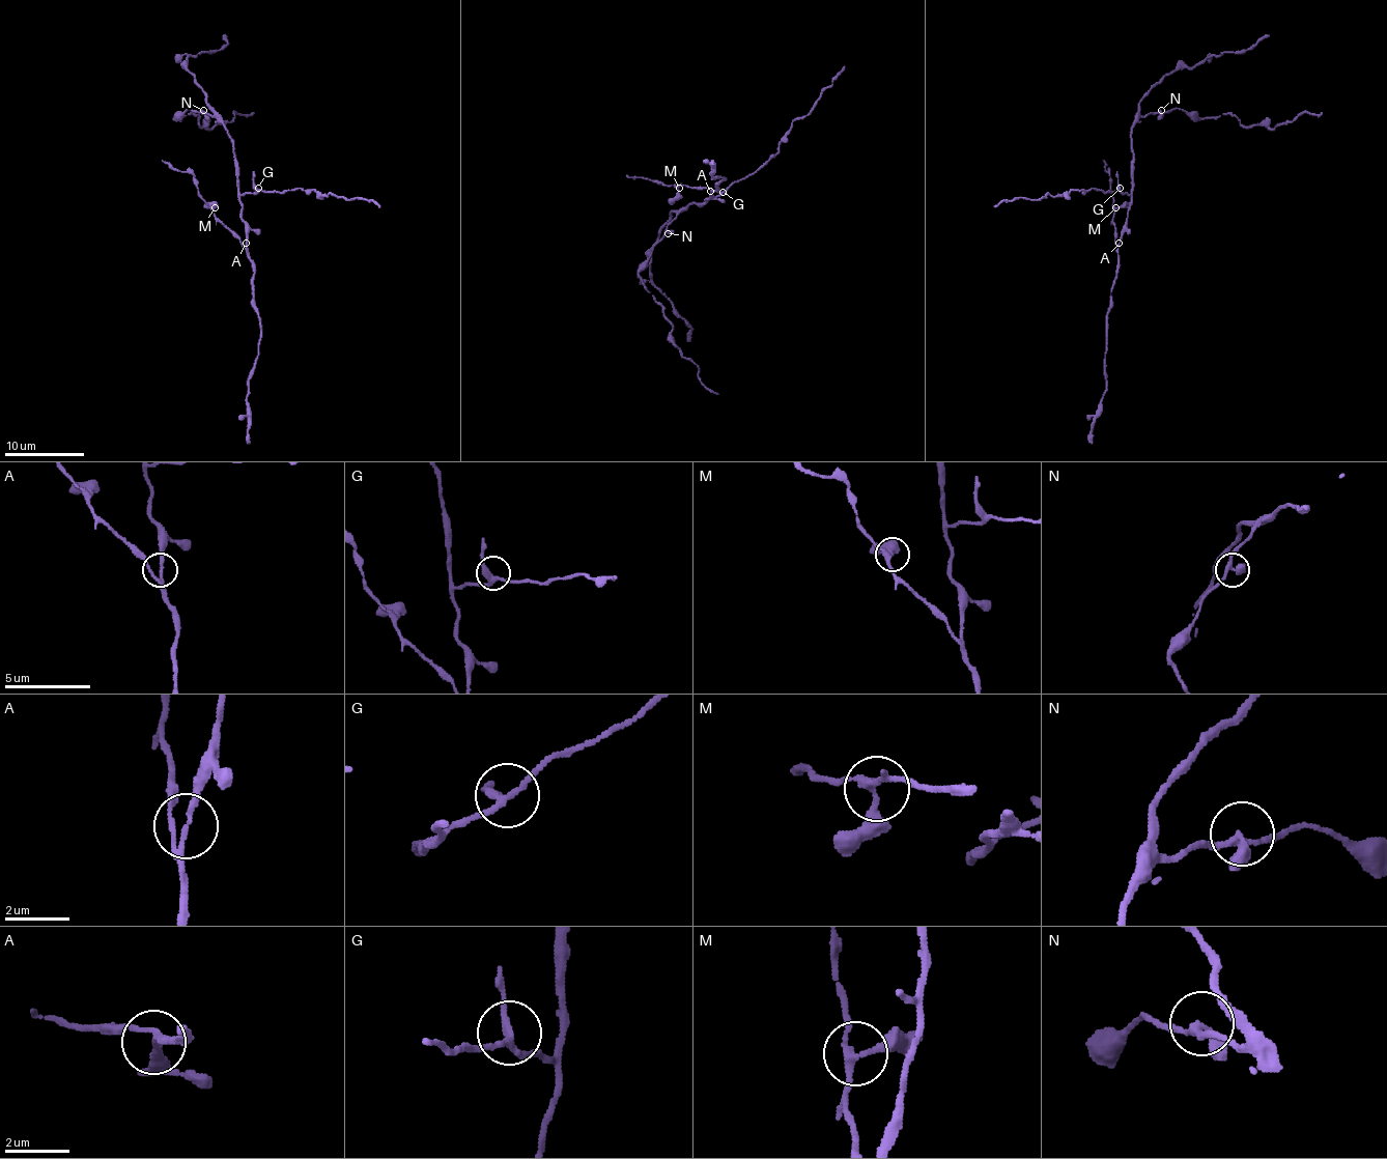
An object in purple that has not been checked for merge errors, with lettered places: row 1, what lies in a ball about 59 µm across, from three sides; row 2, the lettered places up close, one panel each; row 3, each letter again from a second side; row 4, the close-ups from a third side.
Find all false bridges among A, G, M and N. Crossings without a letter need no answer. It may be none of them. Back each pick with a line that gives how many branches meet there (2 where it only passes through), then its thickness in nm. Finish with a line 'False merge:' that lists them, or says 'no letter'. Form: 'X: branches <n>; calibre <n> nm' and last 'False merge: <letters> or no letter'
False merge: no letter

